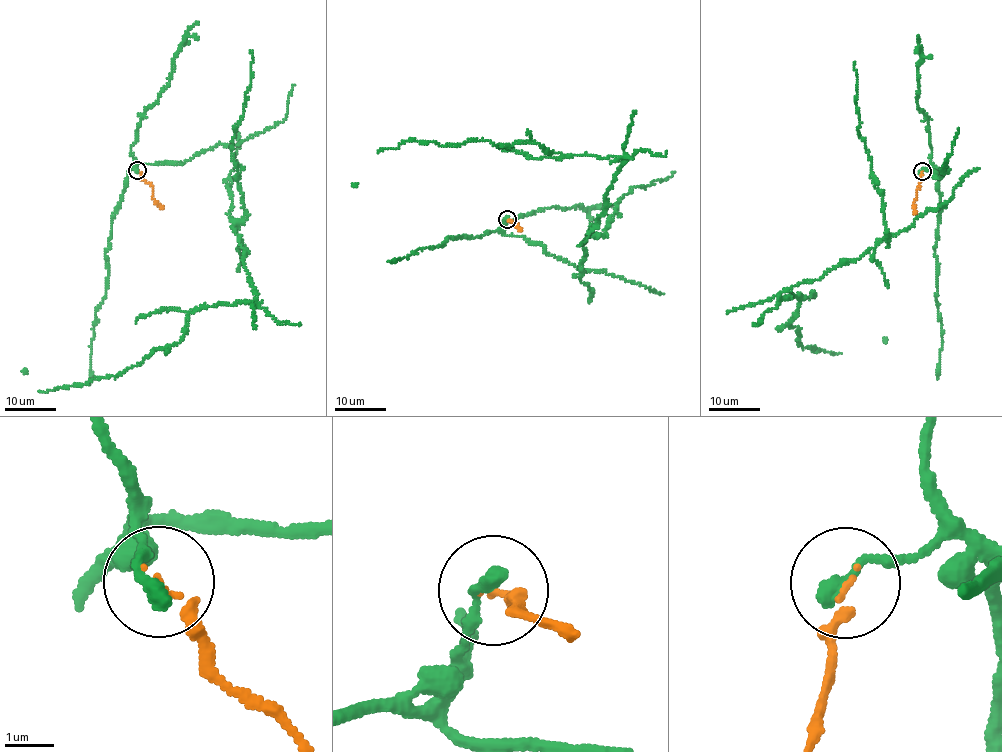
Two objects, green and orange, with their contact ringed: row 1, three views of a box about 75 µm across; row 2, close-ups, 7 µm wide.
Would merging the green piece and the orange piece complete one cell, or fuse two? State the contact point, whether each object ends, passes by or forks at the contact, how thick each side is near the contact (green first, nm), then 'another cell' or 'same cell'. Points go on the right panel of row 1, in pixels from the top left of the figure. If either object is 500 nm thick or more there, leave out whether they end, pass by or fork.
(922, 171) | green ends | orange ends | 320/110 nm | another cell

